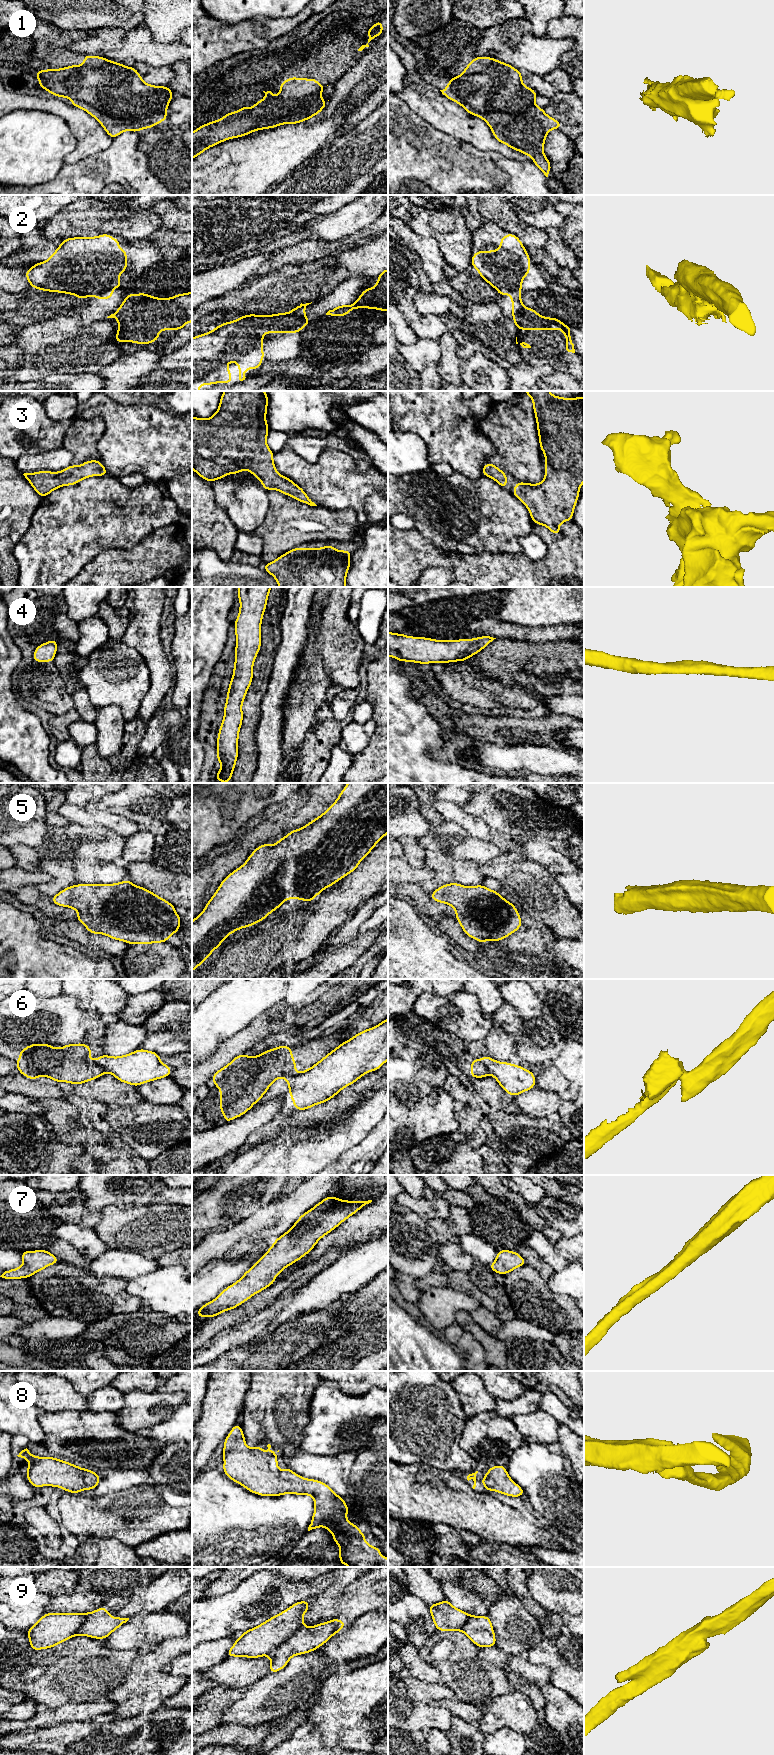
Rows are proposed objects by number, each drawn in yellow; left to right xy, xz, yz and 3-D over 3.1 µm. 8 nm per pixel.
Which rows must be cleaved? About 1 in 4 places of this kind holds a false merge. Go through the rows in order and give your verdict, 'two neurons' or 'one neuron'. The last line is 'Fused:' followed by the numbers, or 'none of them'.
1: one neuron
2: two neurons
3: one neuron
4: one neuron
5: one neuron
6: two neurons
7: one neuron
8: one neuron
9: two neurons
Fused: 2, 6, 9

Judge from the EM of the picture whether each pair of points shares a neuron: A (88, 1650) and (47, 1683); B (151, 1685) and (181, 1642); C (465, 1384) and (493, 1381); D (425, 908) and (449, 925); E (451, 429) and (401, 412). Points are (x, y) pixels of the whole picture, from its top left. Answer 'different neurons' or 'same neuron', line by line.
A: same neuron
B: same neuron
C: different neurons
D: different neurons
E: same neuron

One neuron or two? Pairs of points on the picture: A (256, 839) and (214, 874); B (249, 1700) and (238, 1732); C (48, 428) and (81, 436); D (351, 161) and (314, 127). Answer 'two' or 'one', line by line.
A: one
B: two
C: two
D: two

